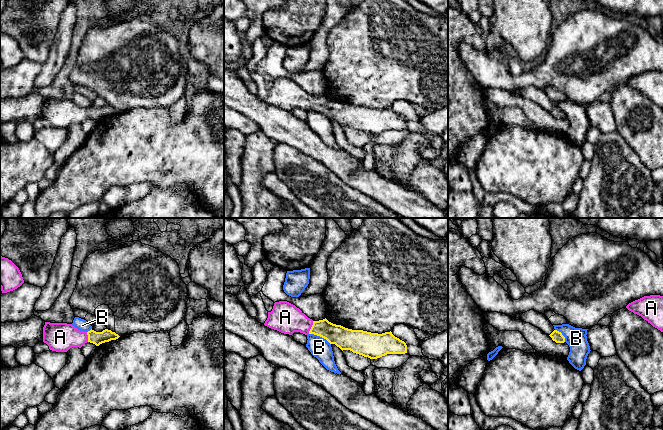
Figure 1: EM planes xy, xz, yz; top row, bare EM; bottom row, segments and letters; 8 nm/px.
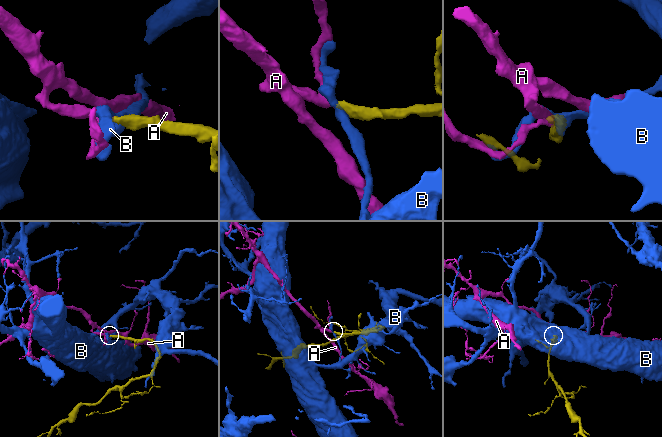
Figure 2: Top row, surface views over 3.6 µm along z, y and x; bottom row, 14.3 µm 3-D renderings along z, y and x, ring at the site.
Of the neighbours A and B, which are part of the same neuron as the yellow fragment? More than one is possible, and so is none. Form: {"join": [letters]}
{"join": ["A"]}

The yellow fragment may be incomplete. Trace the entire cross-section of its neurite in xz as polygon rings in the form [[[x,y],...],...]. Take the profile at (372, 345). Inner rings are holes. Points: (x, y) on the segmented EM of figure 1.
[[[287,301],[274,303],[264,325],[289,335],[294,332],[314,334],[326,339],[330,344],[335,344],[342,351],[350,350],[370,359],[377,359],[387,354],[407,353],[406,343],[395,337],[391,331],[378,334],[348,329],[333,324],[326,318],[313,321]]]

